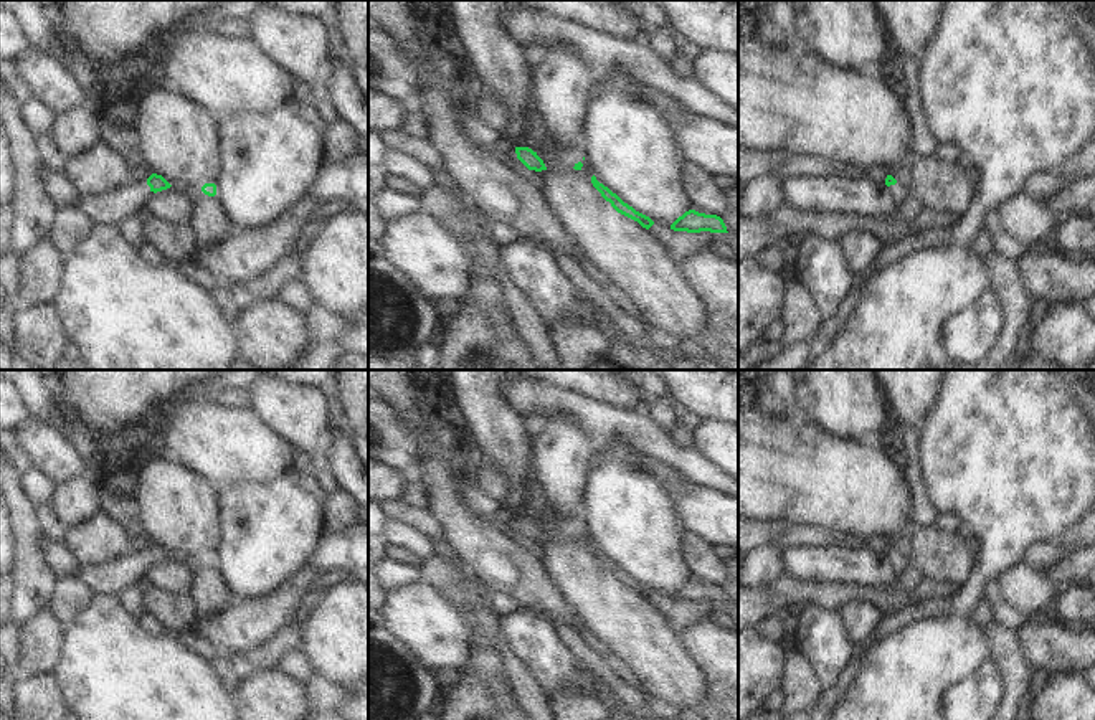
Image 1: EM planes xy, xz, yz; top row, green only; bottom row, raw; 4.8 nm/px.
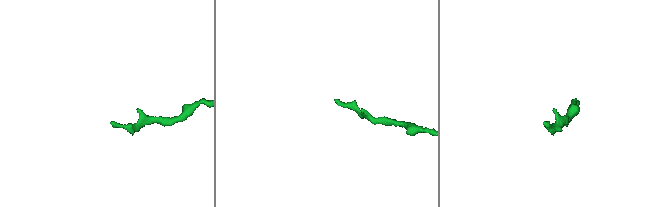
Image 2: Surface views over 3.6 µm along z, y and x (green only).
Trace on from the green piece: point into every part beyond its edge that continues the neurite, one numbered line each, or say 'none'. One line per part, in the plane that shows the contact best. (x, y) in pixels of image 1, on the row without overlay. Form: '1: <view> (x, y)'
1: xz (501, 521)

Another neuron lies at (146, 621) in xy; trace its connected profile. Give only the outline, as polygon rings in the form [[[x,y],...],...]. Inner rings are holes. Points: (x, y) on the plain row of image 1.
[[[144,613],[139,619],[137,624],[140,626],[140,629],[150,636],[162,636],[165,634],[164,626],[154,619],[149,613]]]

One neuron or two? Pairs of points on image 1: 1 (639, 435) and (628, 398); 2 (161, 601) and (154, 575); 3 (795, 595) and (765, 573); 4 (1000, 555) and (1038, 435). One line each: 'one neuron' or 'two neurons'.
1: two neurons
2: two neurons
3: two neurons
4: one neuron

